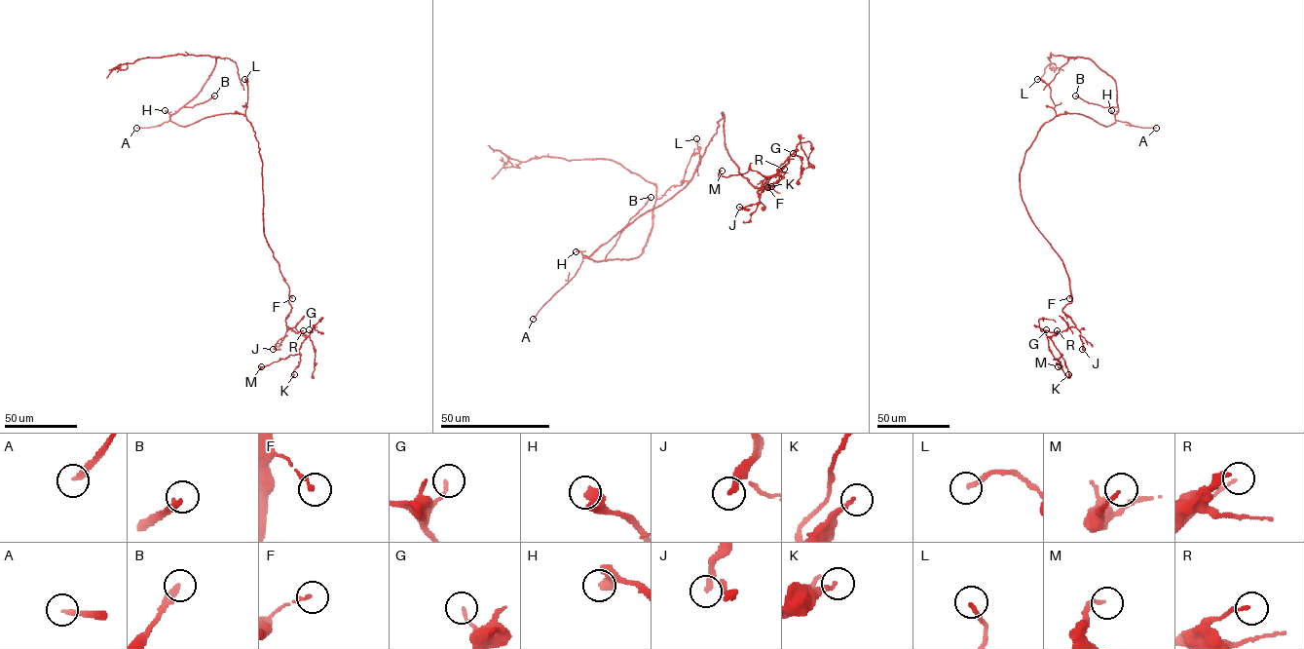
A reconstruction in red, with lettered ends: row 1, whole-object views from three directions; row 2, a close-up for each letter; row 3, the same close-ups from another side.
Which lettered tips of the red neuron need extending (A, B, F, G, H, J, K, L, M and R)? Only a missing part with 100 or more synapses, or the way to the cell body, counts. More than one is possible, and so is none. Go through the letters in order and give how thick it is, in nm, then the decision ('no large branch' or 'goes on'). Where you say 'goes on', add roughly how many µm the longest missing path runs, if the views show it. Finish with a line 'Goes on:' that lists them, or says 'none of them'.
A: 220 nm thick; goes on; about 80 µm are missing
B: 240 nm thick; no large branch
F: 160 nm thick; no large branch
G: 150 nm thick; no large branch
H: 550 nm thick; no large branch
J: 180 nm thick; goes on; about 50 µm are missing
K: 200 nm thick; no large branch
L: 200 nm thick; no large branch
M: 150 nm thick; no large branch
R: 140 nm thick; no large branch
Goes on: A, J

